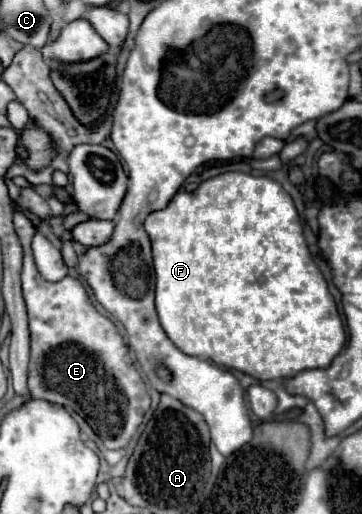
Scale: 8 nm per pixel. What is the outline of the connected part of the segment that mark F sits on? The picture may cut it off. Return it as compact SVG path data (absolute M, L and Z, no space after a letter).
M224 172L220 176L204 180L194 192L180 190L166 208L150 212L146 216L144 226L152 240L152 256L154 256L154 272L156 272L156 312L160 316L160 324L166 330L168 338L184 354L212 360L218 366L230 366L258 380L286 380L308 368L328 368L332 360L338 356L338 352L344 348L346 334L344 334L344 326L336 302L328 292L328 284L322 272L312 262L292 196L278 182L270 180L268 176L252 176L246 172Z

